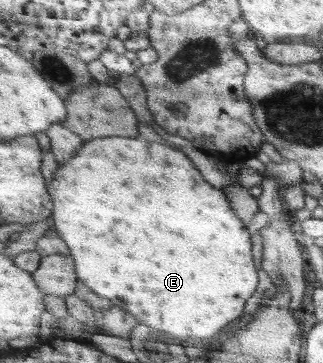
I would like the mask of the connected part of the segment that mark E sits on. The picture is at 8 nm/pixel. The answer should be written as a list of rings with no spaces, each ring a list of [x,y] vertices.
[[[106,137],[88,141],[79,149],[79,153],[67,161],[51,181],[51,195],[54,197],[54,216],[51,222],[56,226],[58,234],[67,241],[75,258],[80,281],[84,281],[99,295],[114,301],[114,305],[122,307],[139,318],[141,324],[167,332],[182,339],[183,344],[192,343],[195,339],[209,339],[221,333],[231,321],[239,319],[247,307],[247,301],[255,295],[255,287],[259,289],[259,269],[255,271],[253,257],[253,235],[247,223],[234,210],[230,196],[222,188],[217,188],[205,180],[203,173],[197,169],[183,151],[167,147],[163,143],[145,140],[143,137]]]

